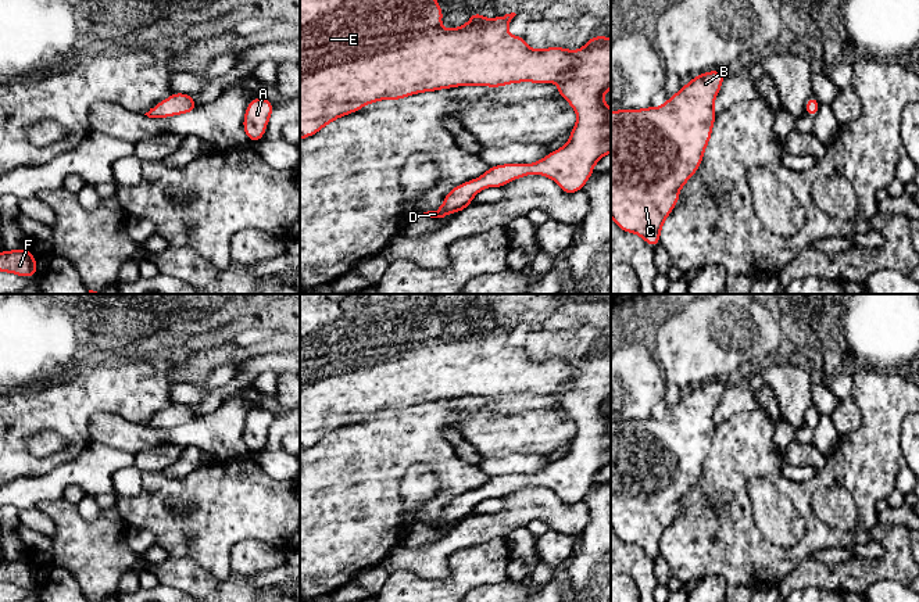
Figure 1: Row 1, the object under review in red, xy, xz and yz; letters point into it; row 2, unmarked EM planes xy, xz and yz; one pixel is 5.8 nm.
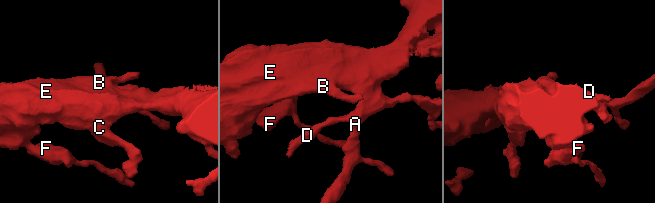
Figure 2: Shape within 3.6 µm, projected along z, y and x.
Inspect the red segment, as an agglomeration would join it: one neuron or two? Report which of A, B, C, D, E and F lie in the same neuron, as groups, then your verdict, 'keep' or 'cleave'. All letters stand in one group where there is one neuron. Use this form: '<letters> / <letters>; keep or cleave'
A B C D E F; keep

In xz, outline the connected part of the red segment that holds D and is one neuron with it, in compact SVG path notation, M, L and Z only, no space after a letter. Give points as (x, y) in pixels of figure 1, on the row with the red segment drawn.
M300 0L300 140L379 100L401 100L411 94L469 85L501 87L521 82L558 82L557 94L564 97L577 115L566 144L533 164L491 166L480 178L455 186L446 194L439 209L423 214L444 218L461 212L482 189L504 187L518 178L534 173L554 179L566 194L580 191L591 178L597 161L611 153L611 122L607 121L611 107L602 101L602 94L611 89L611 39L607 35L594 35L576 51L558 46L534 50L526 44L523 36L507 33L507 26L515 15L511 12L491 19L473 11L468 24L443 29L443 8L436 0Z

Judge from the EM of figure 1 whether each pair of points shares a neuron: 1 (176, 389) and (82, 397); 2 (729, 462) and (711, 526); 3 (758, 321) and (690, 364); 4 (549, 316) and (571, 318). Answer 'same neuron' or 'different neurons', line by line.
1: different neurons
2: same neuron
3: same neuron
4: same neuron

